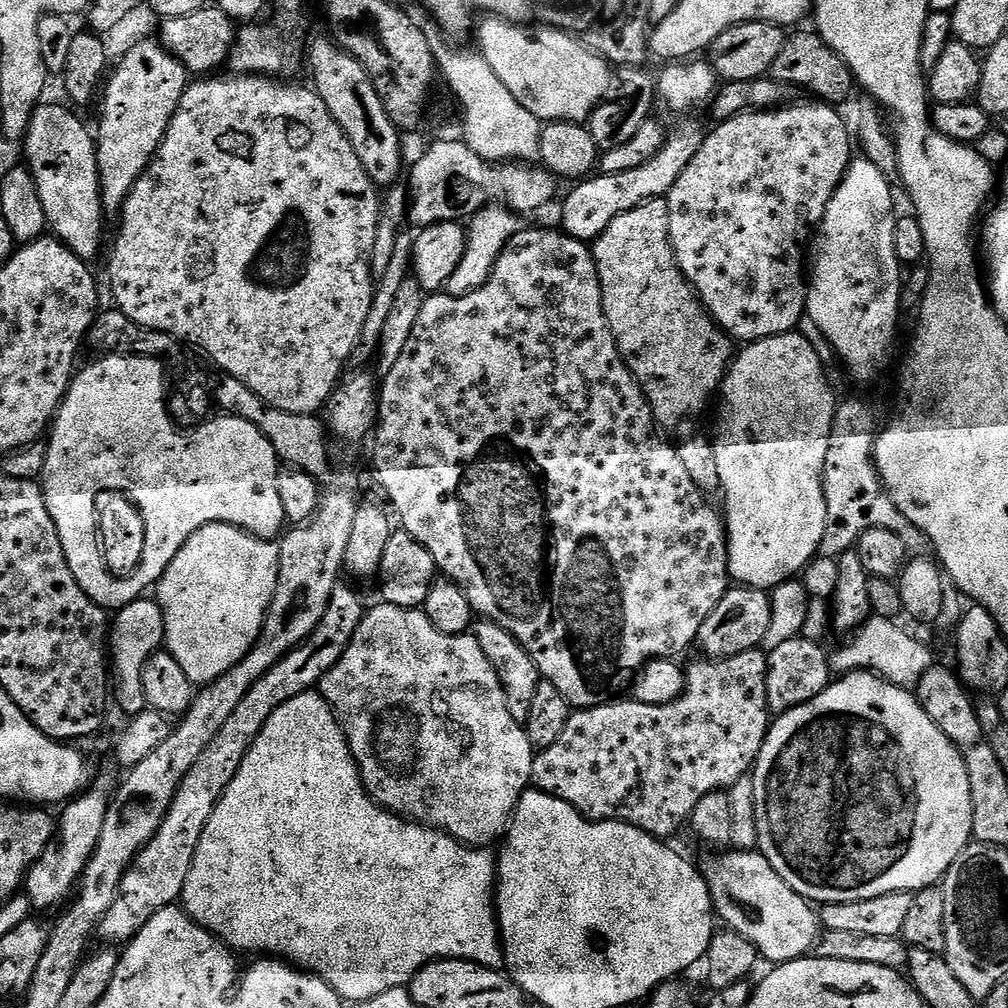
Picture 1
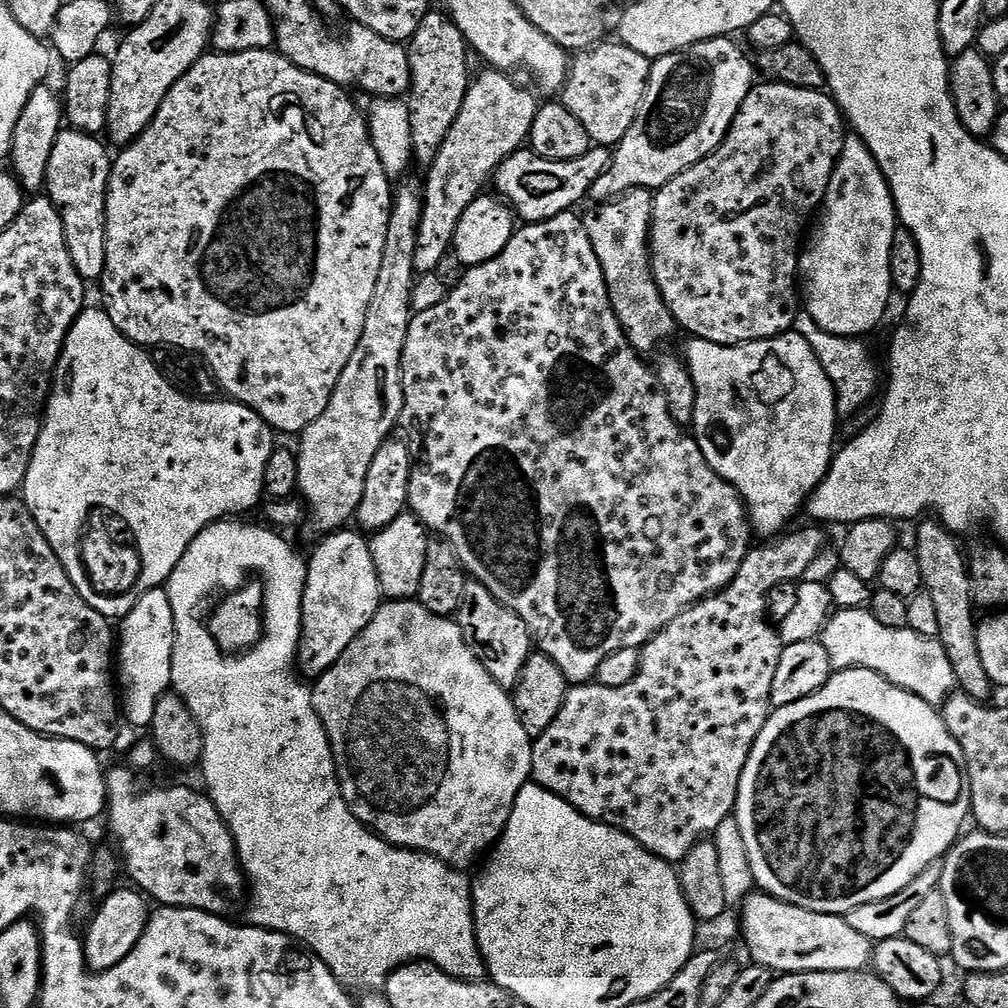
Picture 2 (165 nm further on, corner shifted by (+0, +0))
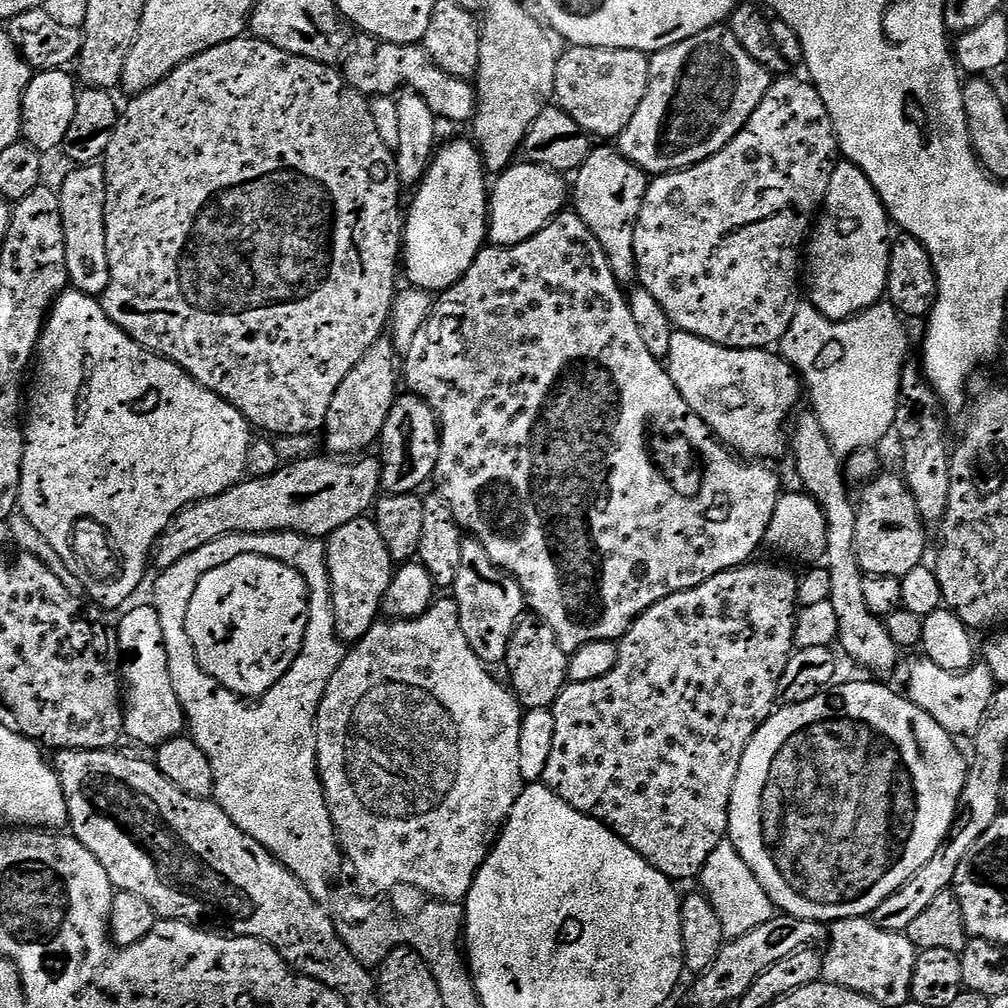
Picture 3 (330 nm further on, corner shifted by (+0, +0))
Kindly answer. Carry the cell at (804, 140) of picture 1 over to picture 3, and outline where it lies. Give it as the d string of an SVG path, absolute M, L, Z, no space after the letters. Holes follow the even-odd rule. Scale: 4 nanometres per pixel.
M784 74L773 79L758 110L754 110L744 129L725 148L718 150L718 154L680 172L667 172L664 176L655 177L649 183L642 210L638 214L638 226L634 230L634 258L639 287L654 294L655 300L661 304L662 310L666 310L666 314L679 331L701 336L703 340L709 340L723 348L768 350L779 345L786 330L790 330L790 322L794 322L794 314L802 303L802 253L805 251L814 217L821 211L823 202L828 197L830 178L841 156L834 122L826 110L826 102L822 102L816 87L807 79L795 80L792 74Z

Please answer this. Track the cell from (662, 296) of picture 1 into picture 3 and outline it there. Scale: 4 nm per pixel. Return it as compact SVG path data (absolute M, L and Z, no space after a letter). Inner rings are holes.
M596 146L586 158L586 162L582 162L582 166L576 169L574 179L576 179L576 184L574 180L570 188L571 207L576 215L582 218L582 222L586 222L590 234L598 238L598 246L602 246L602 254L606 254L606 262L610 262L610 270L614 270L614 278L620 281L621 285L631 285L637 279L634 230L638 226L638 214L642 210L642 202L646 198L646 190L650 183L649 173L634 166L634 162L630 162L620 153L619 147L600 148Z

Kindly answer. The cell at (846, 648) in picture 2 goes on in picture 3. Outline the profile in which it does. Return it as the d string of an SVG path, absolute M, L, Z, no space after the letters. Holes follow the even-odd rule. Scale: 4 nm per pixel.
M921 659L910 668L909 688L906 689L909 699L930 714L949 735L956 738L964 735L974 738L980 731L981 723L996 689L996 681L988 665L978 662L966 671L958 673L944 670L932 659Z

